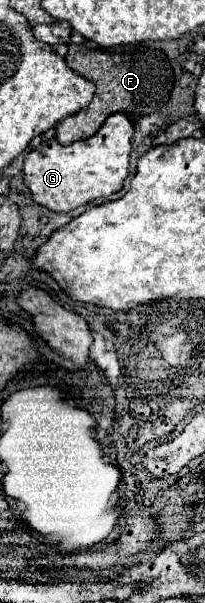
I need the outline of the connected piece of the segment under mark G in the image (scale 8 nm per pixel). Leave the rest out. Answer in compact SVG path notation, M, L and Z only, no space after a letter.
M114 113L98 129L98 133L88 137L88 139L80 139L80 141L74 141L70 145L62 145L56 139L42 141L36 149L32 149L26 155L24 169L22 169L24 185L30 189L30 195L38 205L42 205L42 207L46 207L50 211L58 211L58 213L72 211L72 209L76 209L80 205L86 205L86 203L94 201L94 199L106 199L112 193L122 189L122 183L124 183L124 179L128 175L128 161L130 161L130 151L132 151L132 135L134 135L134 127L132 127L130 119L124 113Z

